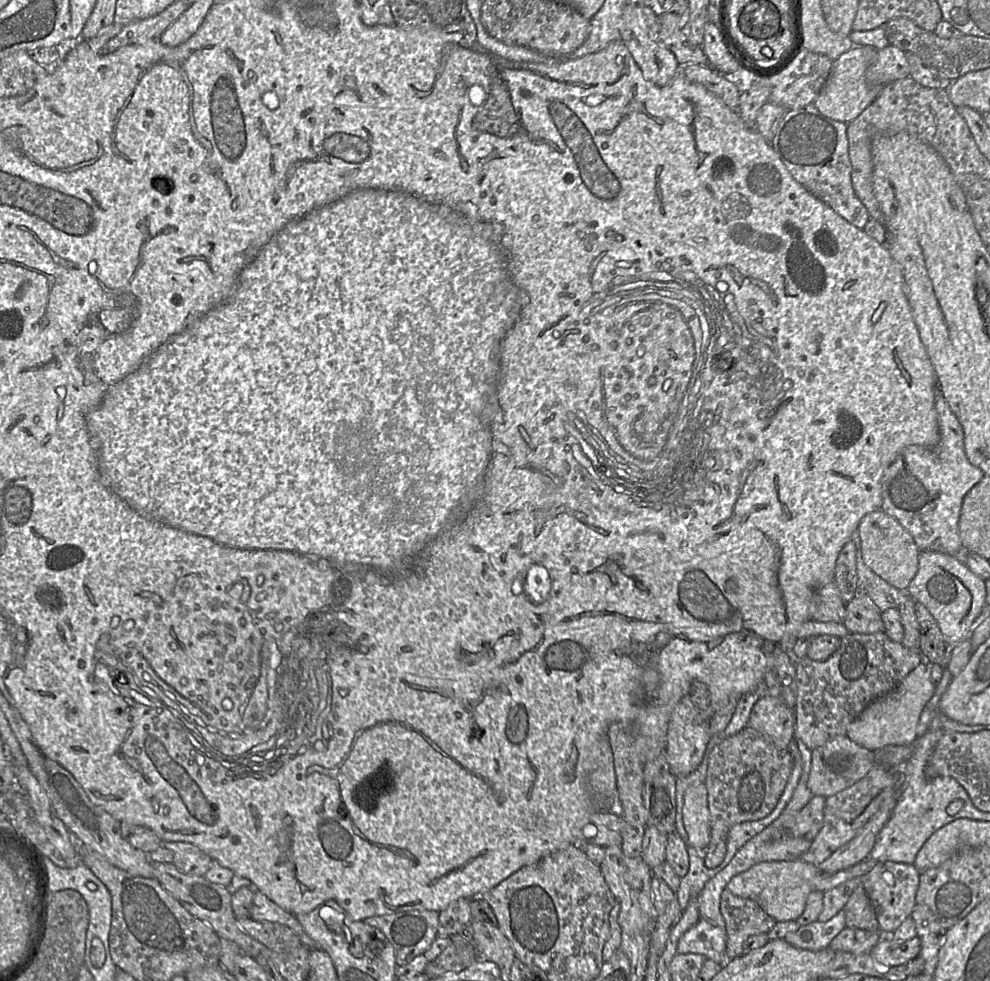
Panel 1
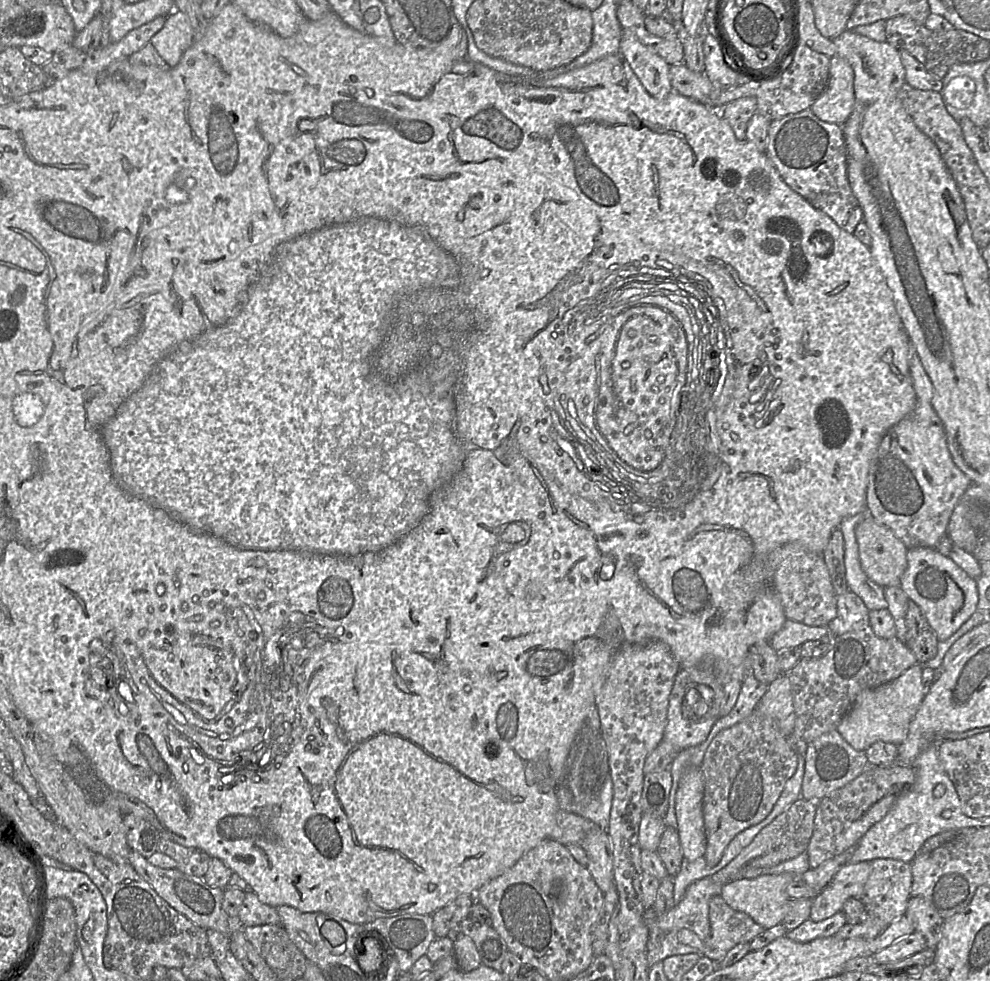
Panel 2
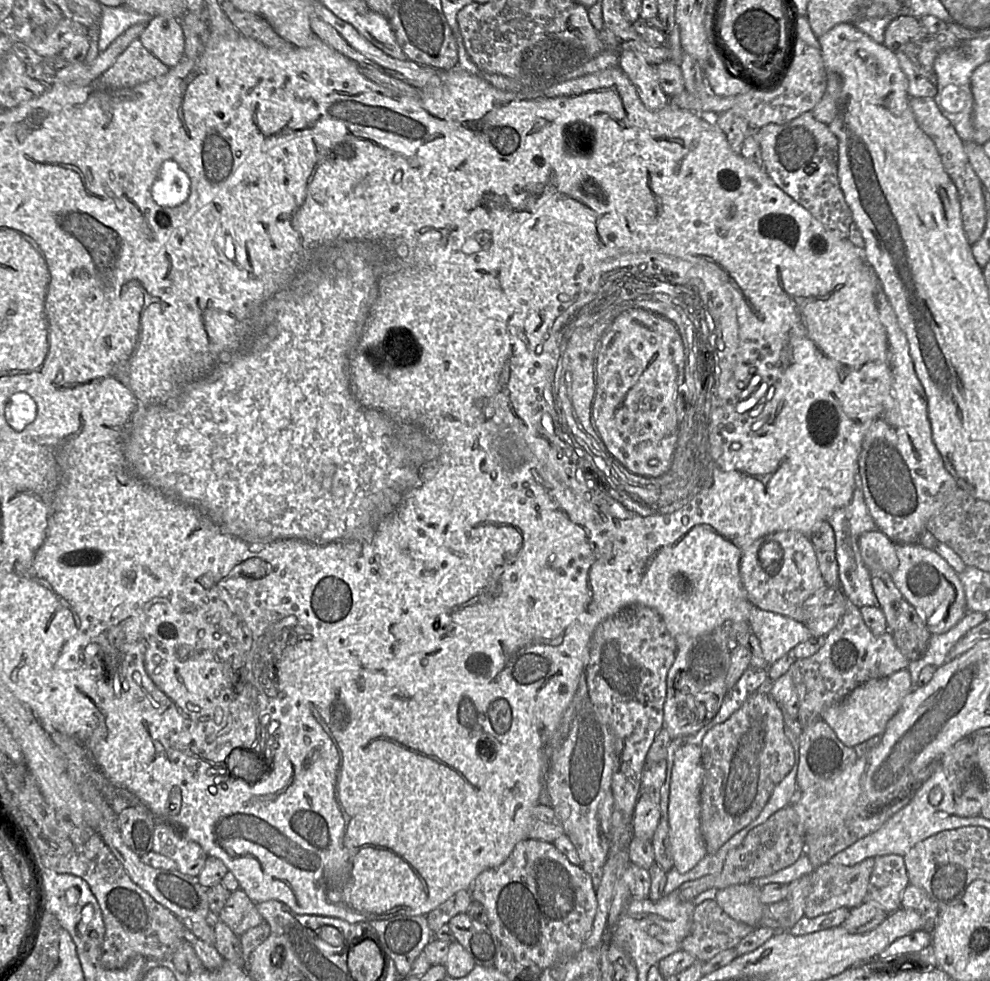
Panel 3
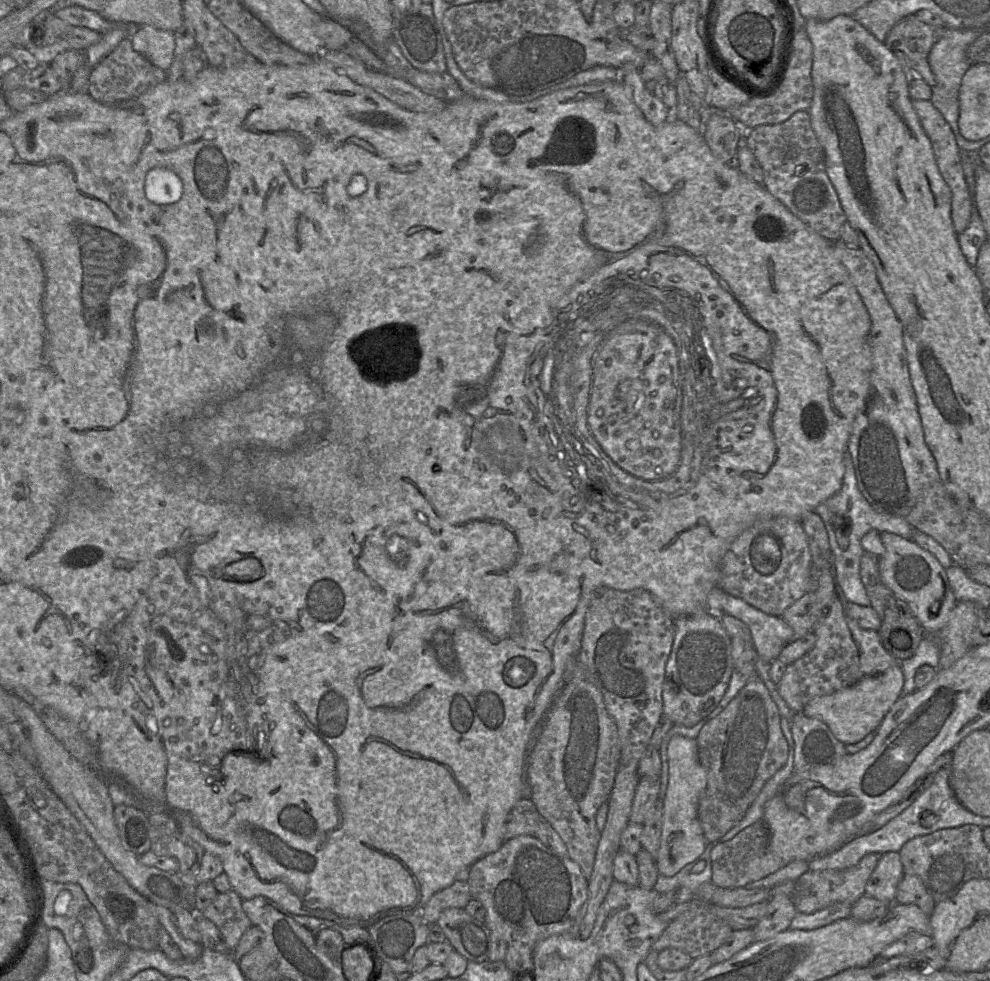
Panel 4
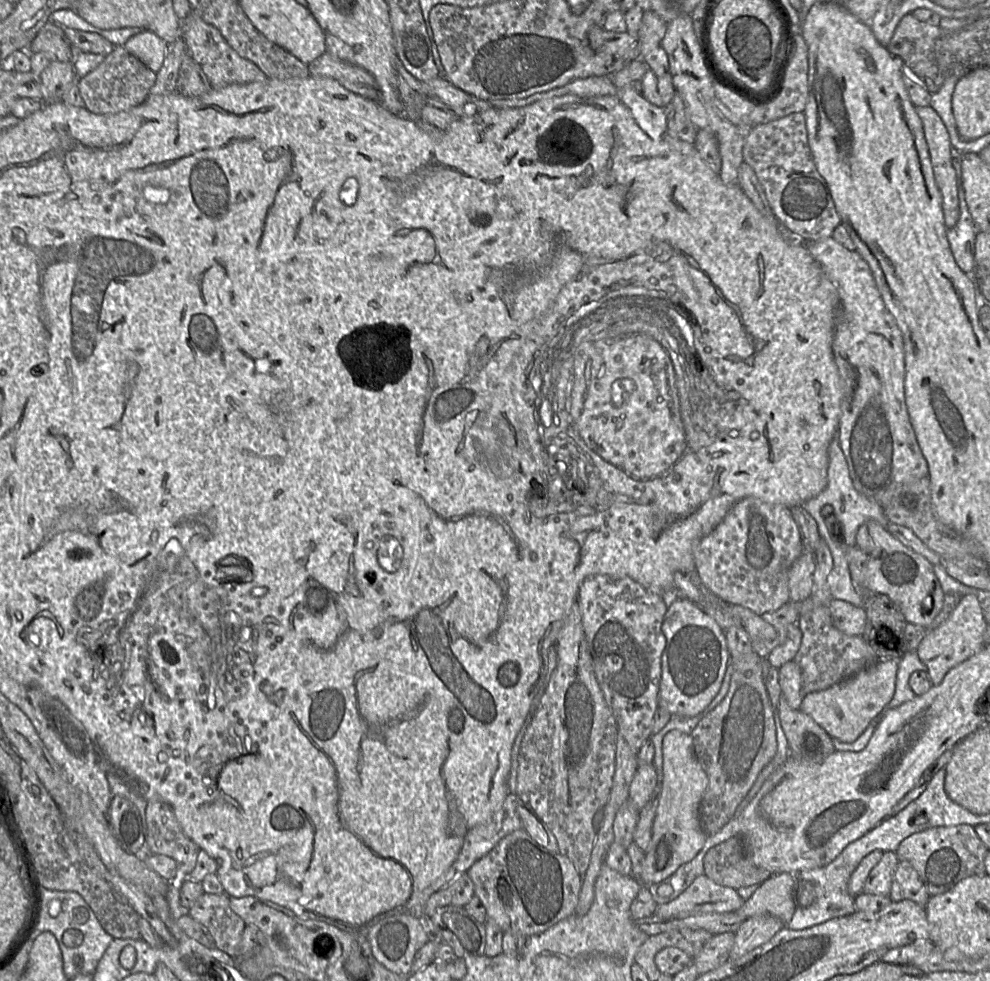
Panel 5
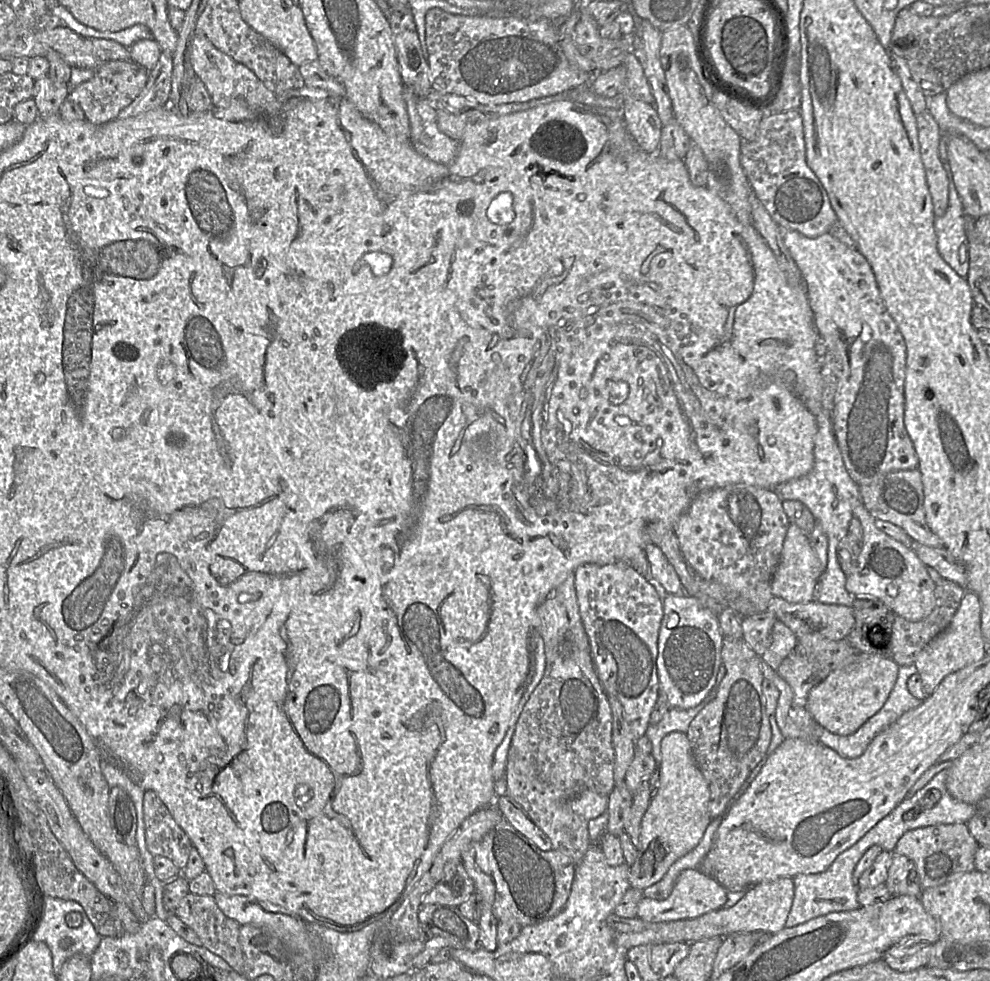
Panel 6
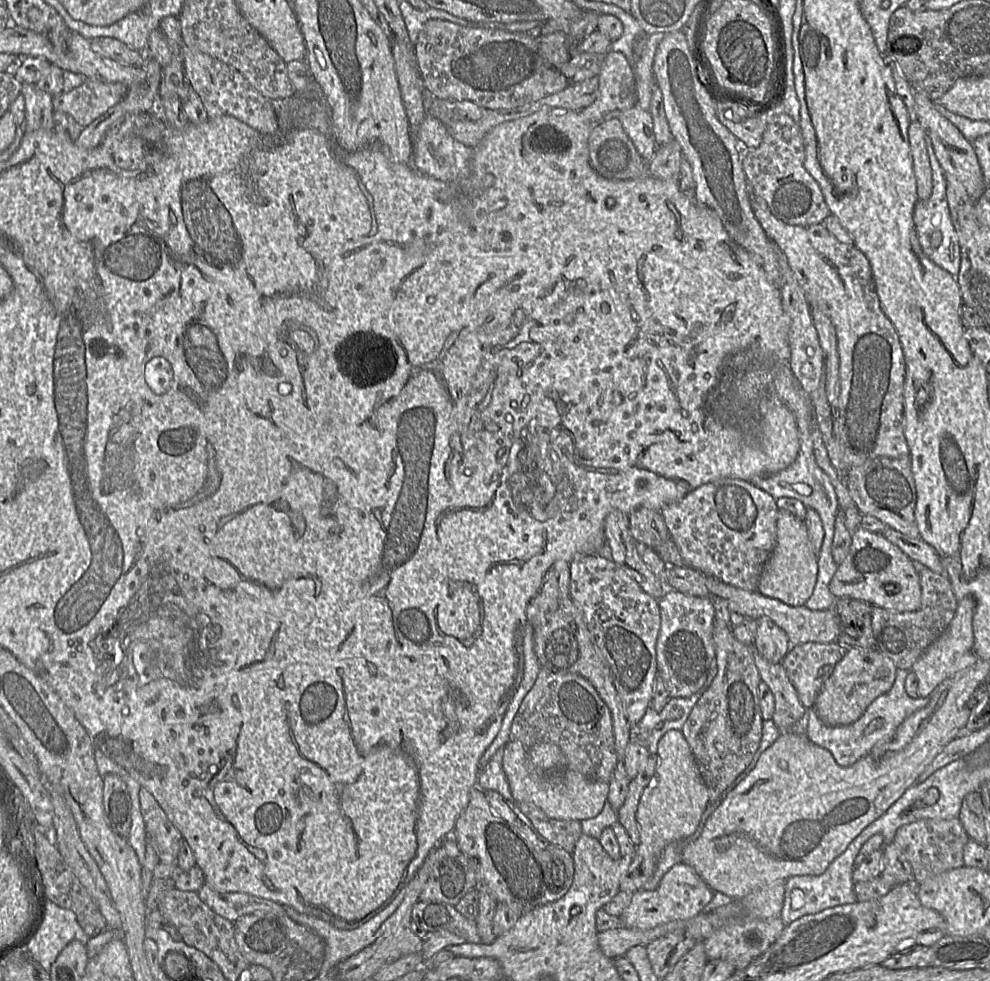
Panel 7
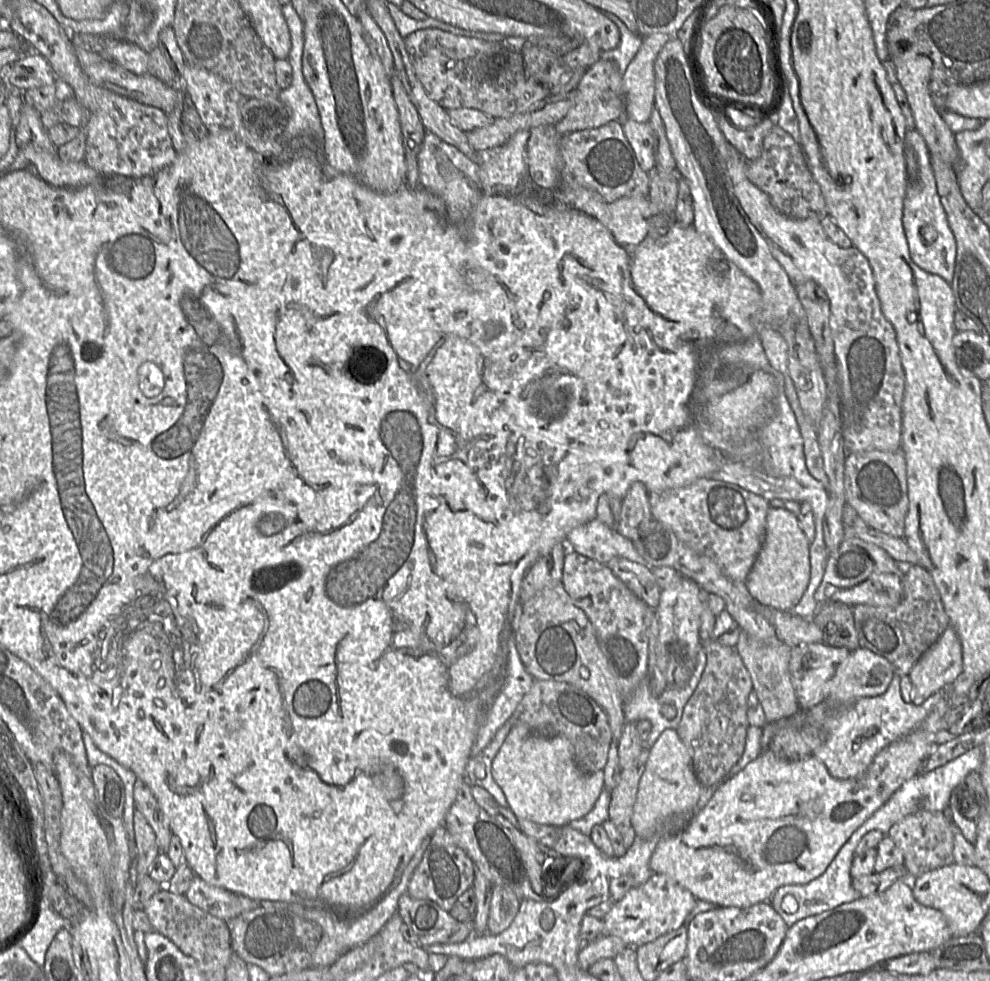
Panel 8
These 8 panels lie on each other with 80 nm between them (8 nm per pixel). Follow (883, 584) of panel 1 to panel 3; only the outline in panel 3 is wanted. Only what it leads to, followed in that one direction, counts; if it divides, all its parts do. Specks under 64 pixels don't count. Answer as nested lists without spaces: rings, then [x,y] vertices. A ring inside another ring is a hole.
[[[859,474],[856,476],[856,486],[850,503],[836,509],[828,518],[828,523],[835,534],[836,559],[839,566],[841,591],[858,608],[864,606],[878,607],[879,602],[872,587],[871,575],[862,560],[859,548],[859,537],[865,532],[878,528],[865,503]]]

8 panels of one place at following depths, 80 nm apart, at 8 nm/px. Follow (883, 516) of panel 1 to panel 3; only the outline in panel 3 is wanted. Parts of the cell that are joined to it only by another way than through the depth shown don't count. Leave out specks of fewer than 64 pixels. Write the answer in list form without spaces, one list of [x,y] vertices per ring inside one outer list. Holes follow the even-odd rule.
[[[879,529],[865,532],[859,537],[862,560],[869,572],[893,574],[899,566],[896,543]]]

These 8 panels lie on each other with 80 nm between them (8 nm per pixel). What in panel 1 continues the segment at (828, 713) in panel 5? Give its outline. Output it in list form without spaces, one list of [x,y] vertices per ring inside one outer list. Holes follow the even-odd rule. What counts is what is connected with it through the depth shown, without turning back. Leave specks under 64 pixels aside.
[[[922,661],[892,691],[873,700],[849,725],[846,736],[871,751],[887,745],[907,746],[918,738],[917,728],[923,709],[936,692],[931,678],[932,663]]]

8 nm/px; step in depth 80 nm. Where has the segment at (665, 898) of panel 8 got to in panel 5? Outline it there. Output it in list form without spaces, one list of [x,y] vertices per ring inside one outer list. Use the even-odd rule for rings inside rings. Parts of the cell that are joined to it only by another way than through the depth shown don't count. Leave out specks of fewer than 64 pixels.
[[[701,875],[678,897],[668,903],[658,904],[653,915],[663,919],[674,919],[707,913],[735,912],[744,902],[734,888],[719,885]]]

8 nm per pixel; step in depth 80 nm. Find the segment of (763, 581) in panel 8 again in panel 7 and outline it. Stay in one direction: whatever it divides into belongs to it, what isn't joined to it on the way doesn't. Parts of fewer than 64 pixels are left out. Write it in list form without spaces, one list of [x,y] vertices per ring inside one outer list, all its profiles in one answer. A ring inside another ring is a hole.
[[[786,510],[777,515],[777,540],[761,573],[757,591],[790,606],[803,606],[811,597],[818,575],[818,559],[803,521]]]

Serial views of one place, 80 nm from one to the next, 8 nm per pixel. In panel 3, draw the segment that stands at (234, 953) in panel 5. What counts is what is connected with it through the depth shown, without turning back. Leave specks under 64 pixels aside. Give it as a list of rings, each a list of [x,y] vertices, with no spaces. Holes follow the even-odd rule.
[[[241,889],[231,893],[217,919],[226,924],[237,936],[264,922],[256,903]]]

